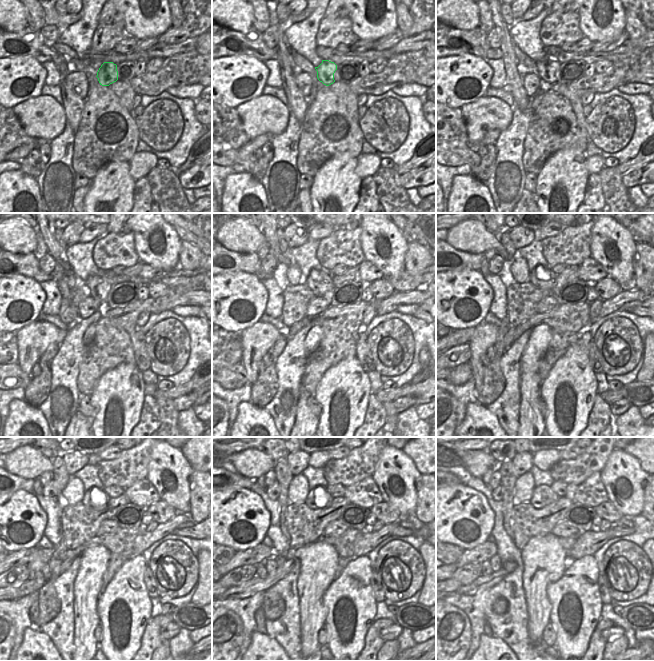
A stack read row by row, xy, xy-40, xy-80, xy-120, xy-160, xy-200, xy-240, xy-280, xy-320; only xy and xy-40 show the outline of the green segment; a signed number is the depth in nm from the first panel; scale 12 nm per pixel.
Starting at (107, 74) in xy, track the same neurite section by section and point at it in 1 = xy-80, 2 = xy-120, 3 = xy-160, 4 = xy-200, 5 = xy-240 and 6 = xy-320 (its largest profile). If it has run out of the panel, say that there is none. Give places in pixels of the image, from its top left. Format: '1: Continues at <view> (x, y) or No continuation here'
1: Continues at xy-80 (546, 69)
2: Continues at xy-120 (99, 289)
3: Continues at xy-160 (324, 288)
4: Continues at xy-200 (544, 285)
5: Continues at xy-240 (89, 495)
6: Continues at xy-320 (543, 495).

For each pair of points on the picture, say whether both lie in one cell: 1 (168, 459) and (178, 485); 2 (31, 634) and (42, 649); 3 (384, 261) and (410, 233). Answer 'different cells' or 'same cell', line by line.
1: same cell
2: same cell
3: different cells

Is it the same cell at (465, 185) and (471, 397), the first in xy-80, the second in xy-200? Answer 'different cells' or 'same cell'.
different cells

